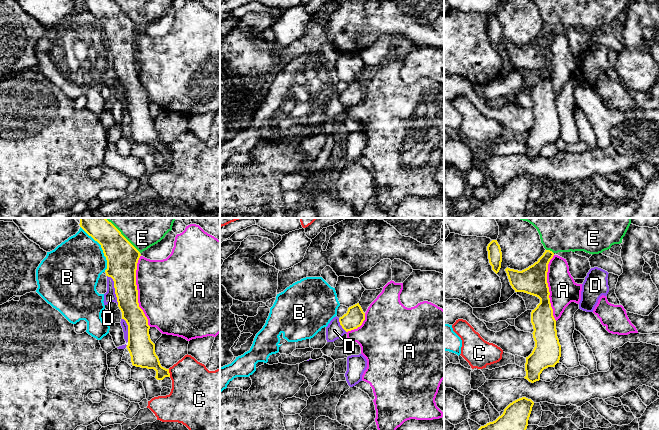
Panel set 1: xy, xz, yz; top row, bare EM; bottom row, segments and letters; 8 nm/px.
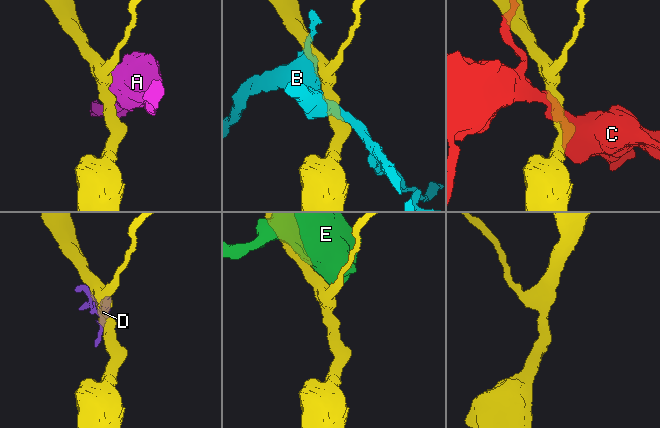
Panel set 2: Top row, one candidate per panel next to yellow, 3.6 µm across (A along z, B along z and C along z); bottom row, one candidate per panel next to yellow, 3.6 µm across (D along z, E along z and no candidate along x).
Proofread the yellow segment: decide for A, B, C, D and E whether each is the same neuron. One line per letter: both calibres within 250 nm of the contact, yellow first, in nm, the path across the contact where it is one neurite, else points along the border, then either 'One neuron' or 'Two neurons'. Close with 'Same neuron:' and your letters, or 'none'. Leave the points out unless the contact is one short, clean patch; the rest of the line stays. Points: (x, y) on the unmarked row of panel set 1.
A: Thickness 240 nm (yellow) against 500 nm. Two neurons
B: Thickness 260 nm (yellow) against 420 nm. Two neurons
C: Thickness 190 nm (yellow) against 380 nm. Two neurons
D: Thickness 240 nm (yellow) against 90 nm. Two neurons
E: Thickness 260 nm (yellow) against 200 nm. Two neurons
Same neuron: none

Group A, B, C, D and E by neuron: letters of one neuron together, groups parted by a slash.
A / B D / C / E

